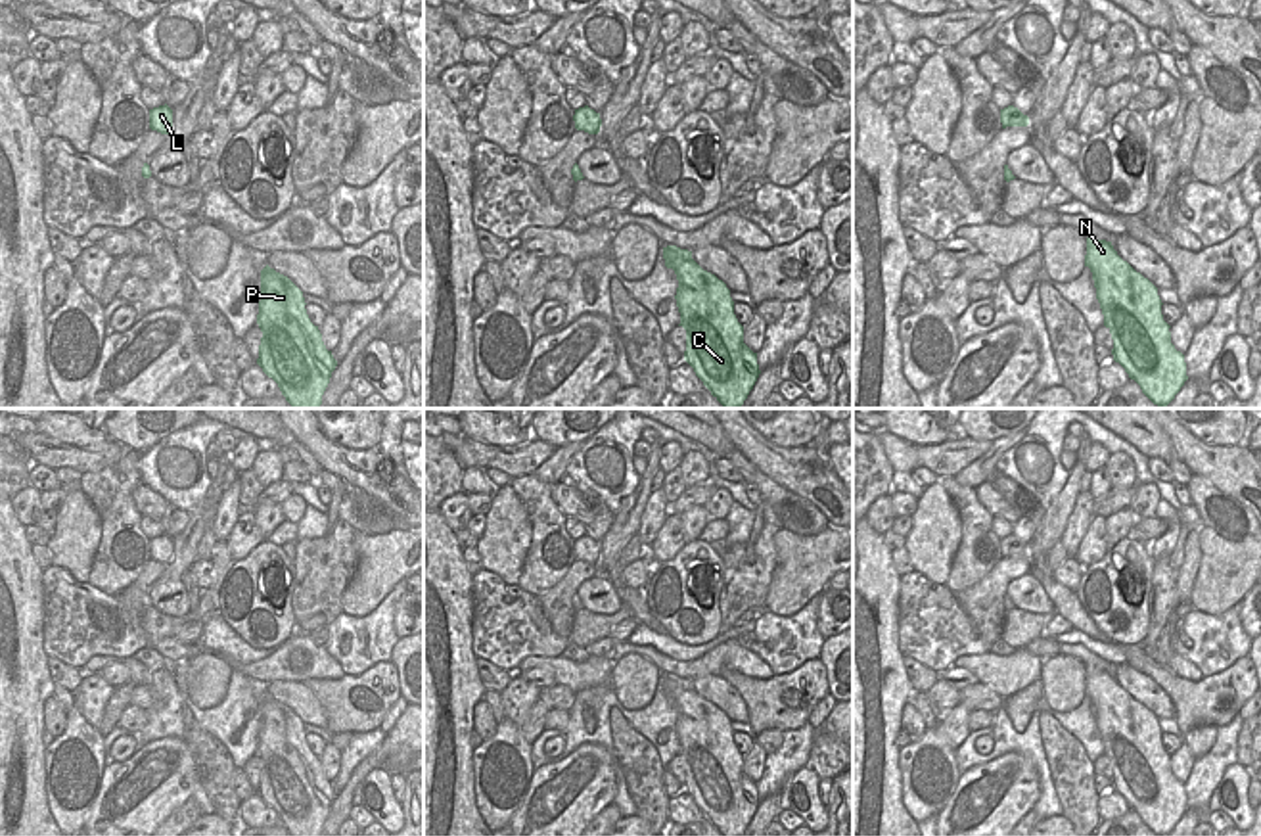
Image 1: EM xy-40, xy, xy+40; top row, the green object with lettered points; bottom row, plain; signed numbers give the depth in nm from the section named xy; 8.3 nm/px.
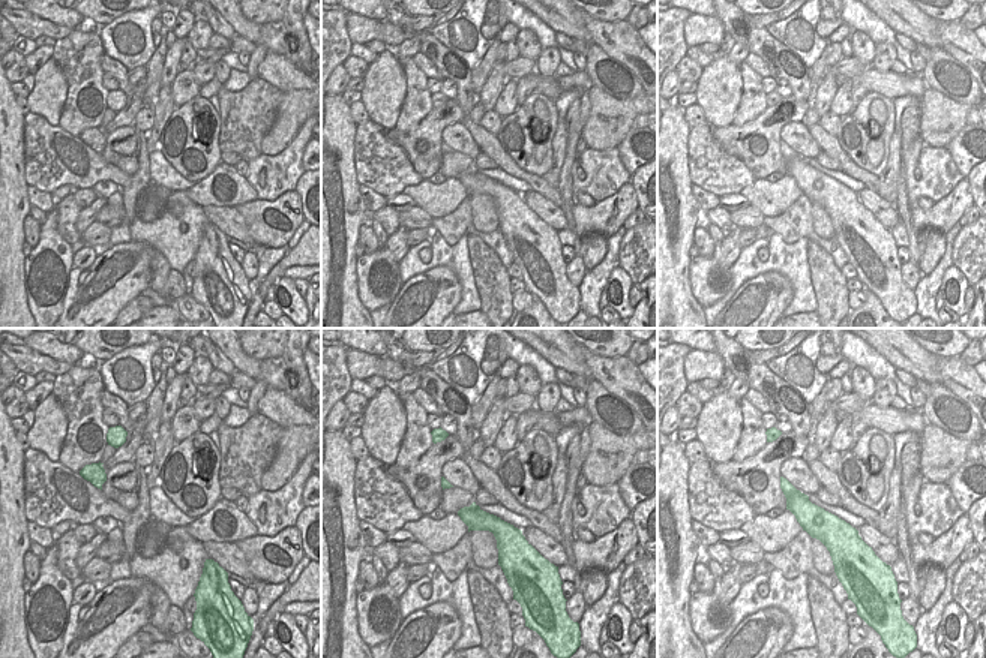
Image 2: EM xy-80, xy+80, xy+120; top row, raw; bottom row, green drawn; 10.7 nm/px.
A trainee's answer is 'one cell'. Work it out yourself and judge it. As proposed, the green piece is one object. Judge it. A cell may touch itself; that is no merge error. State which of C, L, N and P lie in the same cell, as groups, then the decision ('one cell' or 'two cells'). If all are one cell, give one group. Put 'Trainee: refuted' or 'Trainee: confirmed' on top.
Trainee: confirmed
groups C L N P; one cell

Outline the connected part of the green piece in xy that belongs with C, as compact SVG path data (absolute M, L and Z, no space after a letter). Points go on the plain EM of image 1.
M663 677L665 696L678 709L676 736L686 759L684 790L722 836L742 836L761 800L757 782L744 773L730 719L703 700L692 681Z

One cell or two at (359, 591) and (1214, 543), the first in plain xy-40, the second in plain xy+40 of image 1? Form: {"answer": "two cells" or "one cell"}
{"answer": "one cell"}

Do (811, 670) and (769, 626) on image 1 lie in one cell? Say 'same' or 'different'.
different

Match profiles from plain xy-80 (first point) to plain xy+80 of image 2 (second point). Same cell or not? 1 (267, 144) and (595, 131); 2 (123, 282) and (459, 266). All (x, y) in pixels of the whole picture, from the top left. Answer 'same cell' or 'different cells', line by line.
1: same cell
2: different cells

